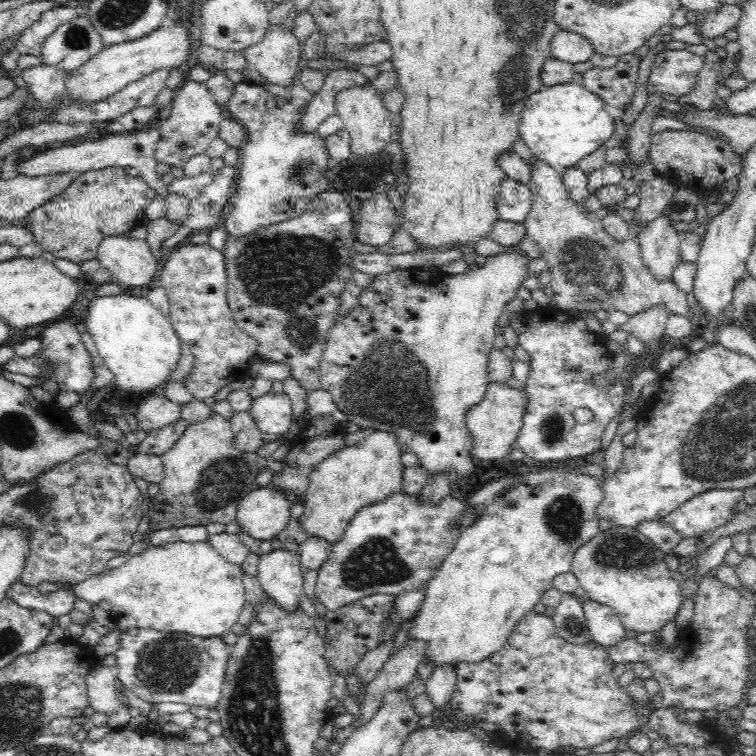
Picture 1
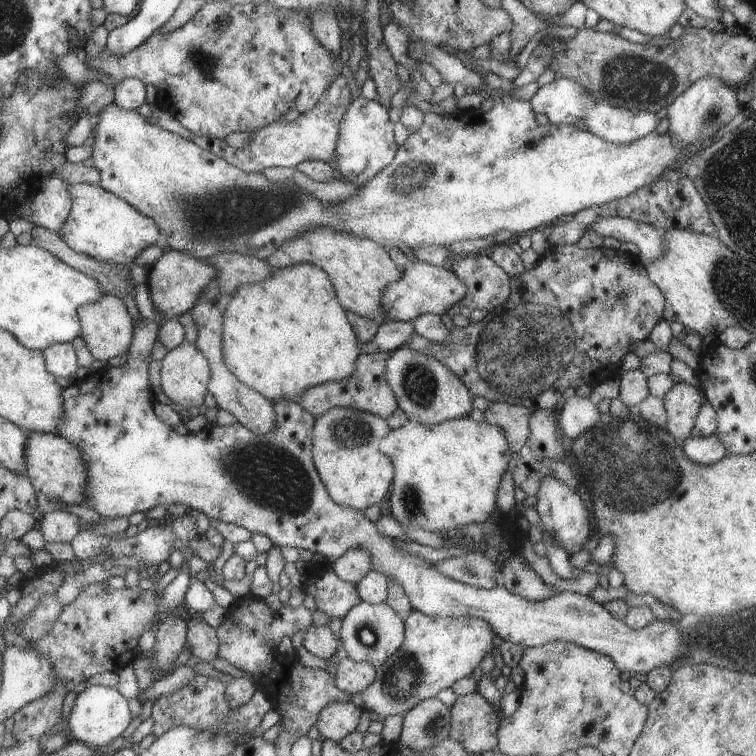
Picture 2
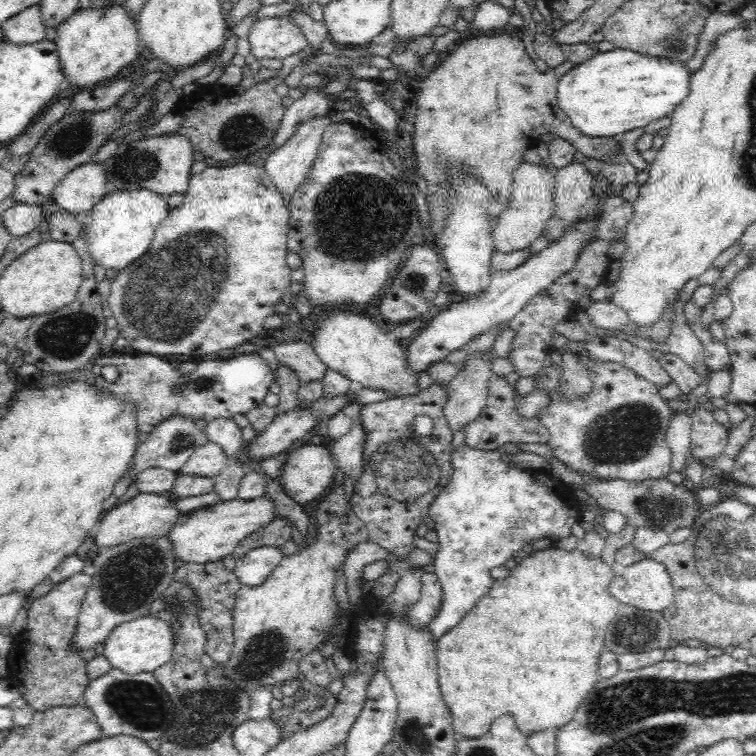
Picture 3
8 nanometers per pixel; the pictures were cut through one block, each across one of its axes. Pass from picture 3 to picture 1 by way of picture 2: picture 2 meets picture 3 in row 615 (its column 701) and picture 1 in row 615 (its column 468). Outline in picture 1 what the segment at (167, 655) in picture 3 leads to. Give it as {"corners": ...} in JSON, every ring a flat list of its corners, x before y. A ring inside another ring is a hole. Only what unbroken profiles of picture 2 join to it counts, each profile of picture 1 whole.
{"corners":[[206,539,202,542,174,542,144,549,139,554,130,556,124,564,117,568,105,568,100,574,94,575,78,584,75,584,74,595,76,595,76,598,78,599,90,603,90,605,98,604,100,601,107,601,110,603,112,605,110,617,116,623,117,629,119,630,127,631,128,629,137,628,164,631,167,633,186,633,200,638,221,637,224,634,227,634,232,626,238,622,241,610,246,602,243,586,244,574,245,572,241,566,226,562,226,559]]}

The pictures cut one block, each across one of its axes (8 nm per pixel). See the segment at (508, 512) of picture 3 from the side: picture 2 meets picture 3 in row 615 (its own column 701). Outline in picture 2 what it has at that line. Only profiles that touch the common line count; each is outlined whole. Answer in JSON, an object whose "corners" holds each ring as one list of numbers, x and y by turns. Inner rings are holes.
{"corners":[[715,434,693,438,689,436,681,444,687,460,693,460,695,464,703,464,703,466,717,462,728,453,726,446]]}

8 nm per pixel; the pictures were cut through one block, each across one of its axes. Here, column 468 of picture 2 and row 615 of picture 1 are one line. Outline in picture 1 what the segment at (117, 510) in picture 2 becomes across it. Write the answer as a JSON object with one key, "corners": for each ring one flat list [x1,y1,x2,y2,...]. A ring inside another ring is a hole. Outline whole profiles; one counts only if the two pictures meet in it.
{"corners":[[587,598,583,601,583,606,592,641,611,647,626,639,626,629,614,609]]}

